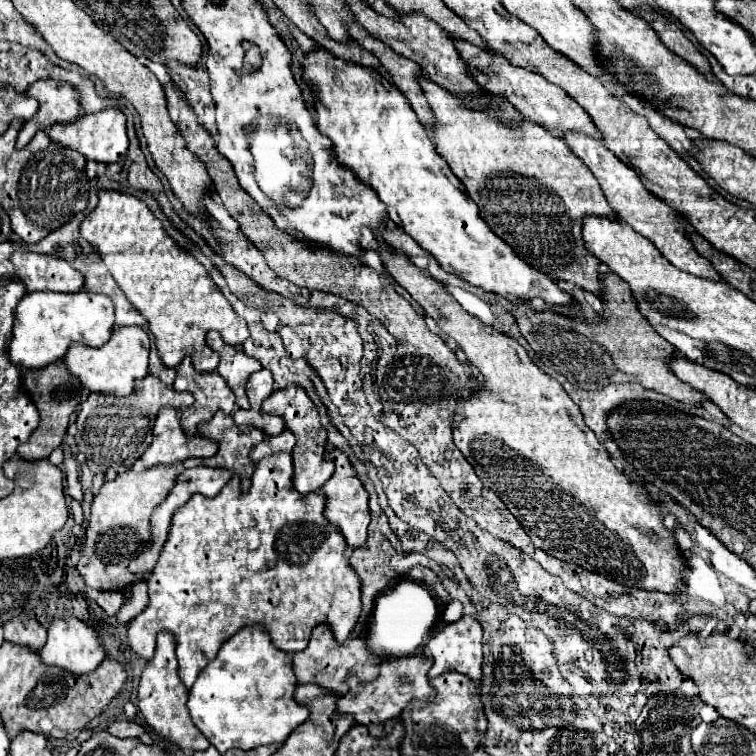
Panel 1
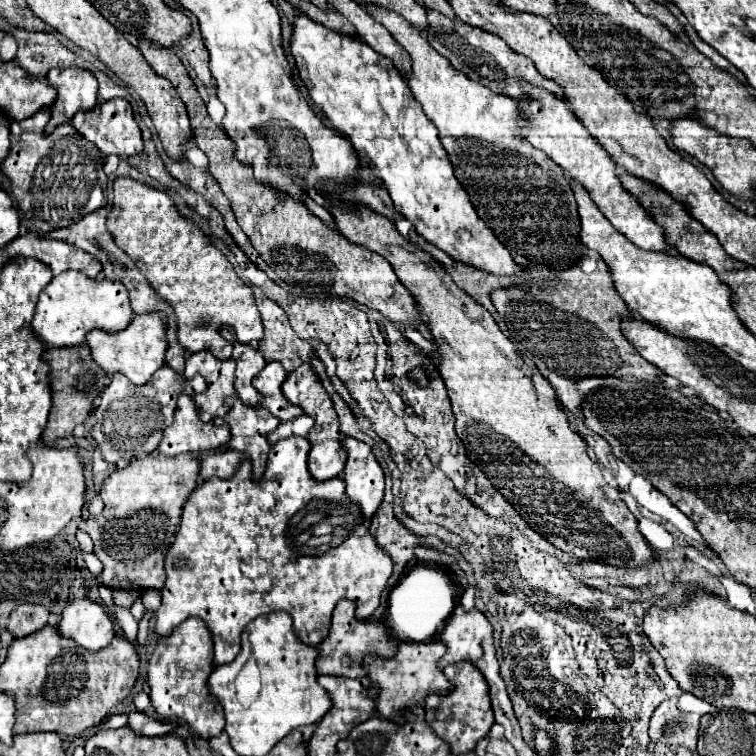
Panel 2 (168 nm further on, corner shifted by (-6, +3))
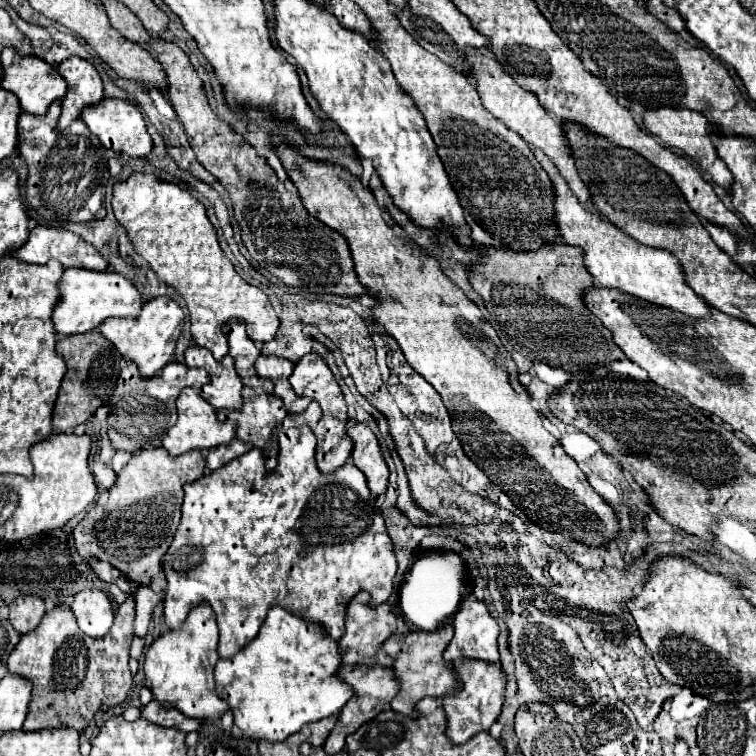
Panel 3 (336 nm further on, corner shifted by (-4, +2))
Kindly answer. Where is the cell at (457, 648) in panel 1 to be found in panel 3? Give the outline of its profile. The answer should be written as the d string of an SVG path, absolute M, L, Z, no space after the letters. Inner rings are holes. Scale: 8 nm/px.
M474 595L466 597L458 611L454 613L452 617L452 625L454 625L454 637L452 641L448 643L446 651L444 651L444 659L450 663L450 661L456 661L456 659L480 659L480 661L486 661L486 663L494 663L498 665L500 663L500 655L498 655L498 645L496 645L496 639L498 639L498 623L494 617L490 617L488 613L488 607L478 601Z

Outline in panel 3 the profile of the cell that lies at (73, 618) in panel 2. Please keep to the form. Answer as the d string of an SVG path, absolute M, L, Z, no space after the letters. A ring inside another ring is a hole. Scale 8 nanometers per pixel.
M100 589L80 591L72 605L72 613L76 615L78 627L90 637L104 637L114 621L114 609L108 595Z

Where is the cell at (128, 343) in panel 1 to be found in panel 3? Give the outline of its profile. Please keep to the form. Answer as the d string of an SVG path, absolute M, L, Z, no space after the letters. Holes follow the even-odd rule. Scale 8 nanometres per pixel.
M158 297L154 301L144 303L142 311L134 319L106 319L98 331L118 347L120 355L138 365L142 377L154 377L164 365L174 361L174 347L180 337L184 323L184 313L176 301L170 297Z

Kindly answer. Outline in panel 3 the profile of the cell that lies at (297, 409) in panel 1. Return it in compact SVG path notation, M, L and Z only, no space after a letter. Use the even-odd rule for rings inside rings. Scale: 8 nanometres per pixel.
M310 353L296 363L294 373L290 375L290 385L292 385L296 395L316 399L322 407L322 419L318 421L318 425L312 431L314 431L316 441L318 441L318 445L316 445L316 465L322 473L328 475L328 473L336 471L338 467L342 467L352 455L352 439L348 439L348 435L346 435L348 417L346 417L346 403L344 403L342 391L340 391L338 383L334 381L332 371L328 369L328 365L324 363L324 359L318 353Z

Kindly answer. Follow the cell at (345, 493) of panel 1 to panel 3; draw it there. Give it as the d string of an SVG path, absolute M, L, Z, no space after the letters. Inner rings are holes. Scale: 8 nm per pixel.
M366 425L350 427L348 435L350 435L350 439L354 439L352 463L366 475L370 493L374 497L382 495L388 485L388 467L384 463L376 435Z

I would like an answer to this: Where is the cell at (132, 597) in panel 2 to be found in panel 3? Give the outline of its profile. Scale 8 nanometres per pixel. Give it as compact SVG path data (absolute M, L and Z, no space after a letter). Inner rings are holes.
M128 595L116 609L110 633L106 637L92 639L82 635L74 613L68 607L54 607L42 617L36 631L20 637L20 643L8 657L8 673L22 675L32 683L32 699L22 727L24 731L72 727L82 733L102 705L114 707L126 699L132 687L128 657L130 643L134 639L134 617L136 603L134 597Z

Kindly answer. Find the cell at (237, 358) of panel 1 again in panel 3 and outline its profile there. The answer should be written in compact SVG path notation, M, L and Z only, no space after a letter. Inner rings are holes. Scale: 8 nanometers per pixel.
M232 319L226 329L224 329L226 337L228 337L228 345L230 345L230 357L234 359L234 367L238 377L242 379L242 383L246 387L252 389L264 389L266 393L272 393L274 385L270 381L262 381L256 371L254 371L254 363L260 355L260 349L250 341L250 337L246 335L246 327L242 327L240 319Z

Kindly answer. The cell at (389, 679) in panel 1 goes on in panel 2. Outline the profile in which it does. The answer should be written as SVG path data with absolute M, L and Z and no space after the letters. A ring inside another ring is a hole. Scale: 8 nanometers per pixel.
M440 640L402 642L392 658L372 662L368 666L368 676L380 688L378 698L376 698L378 714L384 718L392 718L394 722L402 722L404 712L412 710L416 704L422 704L426 696L448 694L452 690L452 684L448 682L444 672L436 666L438 660L444 656L444 652L446 652L446 646Z

